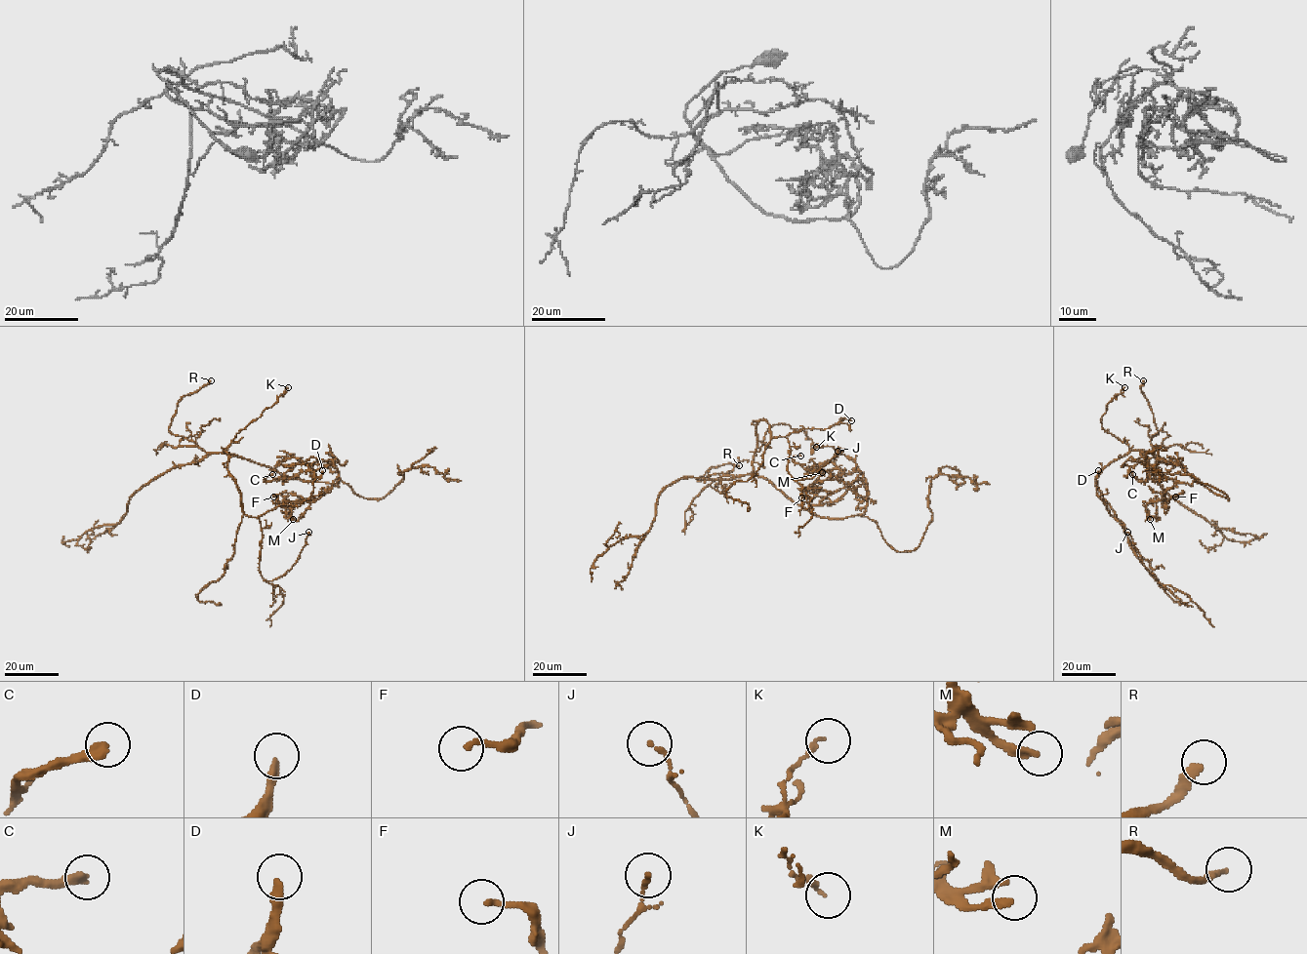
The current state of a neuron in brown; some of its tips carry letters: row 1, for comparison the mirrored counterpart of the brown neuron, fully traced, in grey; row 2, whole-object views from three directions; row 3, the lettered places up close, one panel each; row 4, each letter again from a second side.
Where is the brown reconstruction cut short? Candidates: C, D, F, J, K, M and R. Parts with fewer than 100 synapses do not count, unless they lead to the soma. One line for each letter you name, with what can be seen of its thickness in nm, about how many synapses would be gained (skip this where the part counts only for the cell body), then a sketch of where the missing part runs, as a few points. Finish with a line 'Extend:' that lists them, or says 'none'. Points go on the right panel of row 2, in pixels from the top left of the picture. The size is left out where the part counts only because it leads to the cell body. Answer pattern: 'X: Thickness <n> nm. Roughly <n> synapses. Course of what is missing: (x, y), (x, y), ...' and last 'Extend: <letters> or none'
R: Thickness 240 nm. Course of what is missing: (1143, 380), (1147, 359), (1150, 357)
Extend: R

